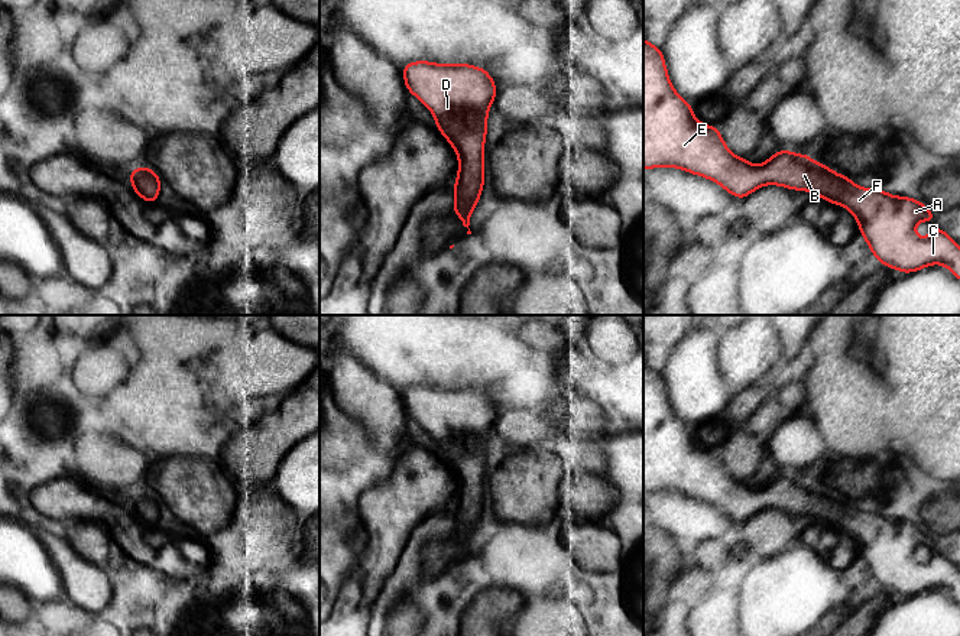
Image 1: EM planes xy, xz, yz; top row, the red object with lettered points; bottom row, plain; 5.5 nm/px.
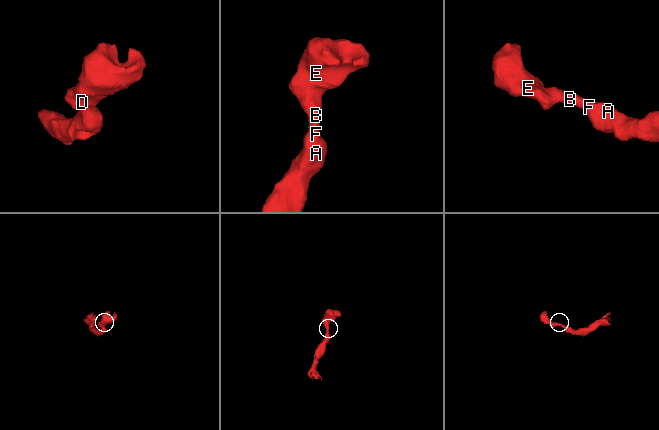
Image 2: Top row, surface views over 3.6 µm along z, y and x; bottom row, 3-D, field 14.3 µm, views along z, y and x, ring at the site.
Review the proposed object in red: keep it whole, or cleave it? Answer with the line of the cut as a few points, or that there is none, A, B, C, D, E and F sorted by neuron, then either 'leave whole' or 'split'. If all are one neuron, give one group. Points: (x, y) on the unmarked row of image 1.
no cut; A B C D E F; leave whole

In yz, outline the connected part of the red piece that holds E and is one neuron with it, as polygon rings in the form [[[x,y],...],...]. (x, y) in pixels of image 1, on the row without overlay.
[[[643,363],[643,493],[678,491],[717,506],[733,520],[745,523],[763,509],[781,509],[787,513],[808,515],[824,525],[847,532],[859,548],[872,578],[886,591],[912,597],[930,588],[944,588],[960,604],[960,570],[940,551],[928,561],[918,561],[918,545],[934,548],[934,538],[921,525],[891,519],[879,512],[862,512],[852,502],[836,497],[810,478],[779,473],[762,489],[737,481],[726,470],[719,451],[700,447],[690,429],[672,411],[664,377]]]

